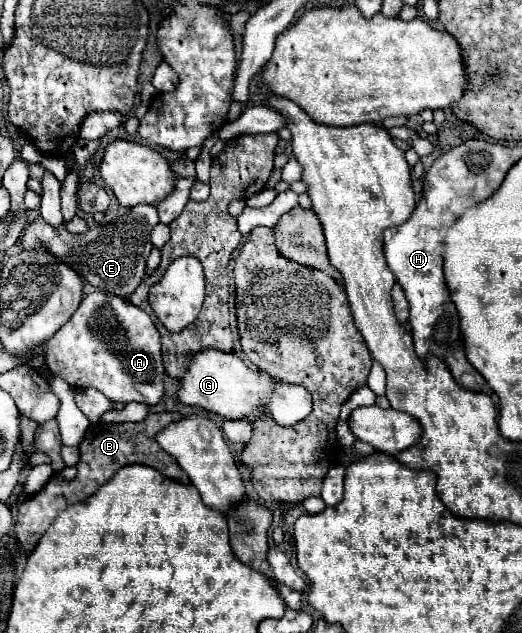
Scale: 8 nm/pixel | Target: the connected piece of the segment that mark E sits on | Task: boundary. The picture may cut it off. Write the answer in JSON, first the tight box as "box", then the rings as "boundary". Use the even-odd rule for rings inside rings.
{"box":[20,206,158,298],"boundary":[[[134,206],[110,224],[90,226],[84,234],[70,234],[66,226],[50,226],[46,220],[36,218],[24,228],[20,236],[20,250],[46,248],[54,258],[74,268],[88,284],[100,288],[102,292],[128,298],[146,276],[146,258],[152,250],[150,230],[158,224],[158,212],[154,206]]]}

